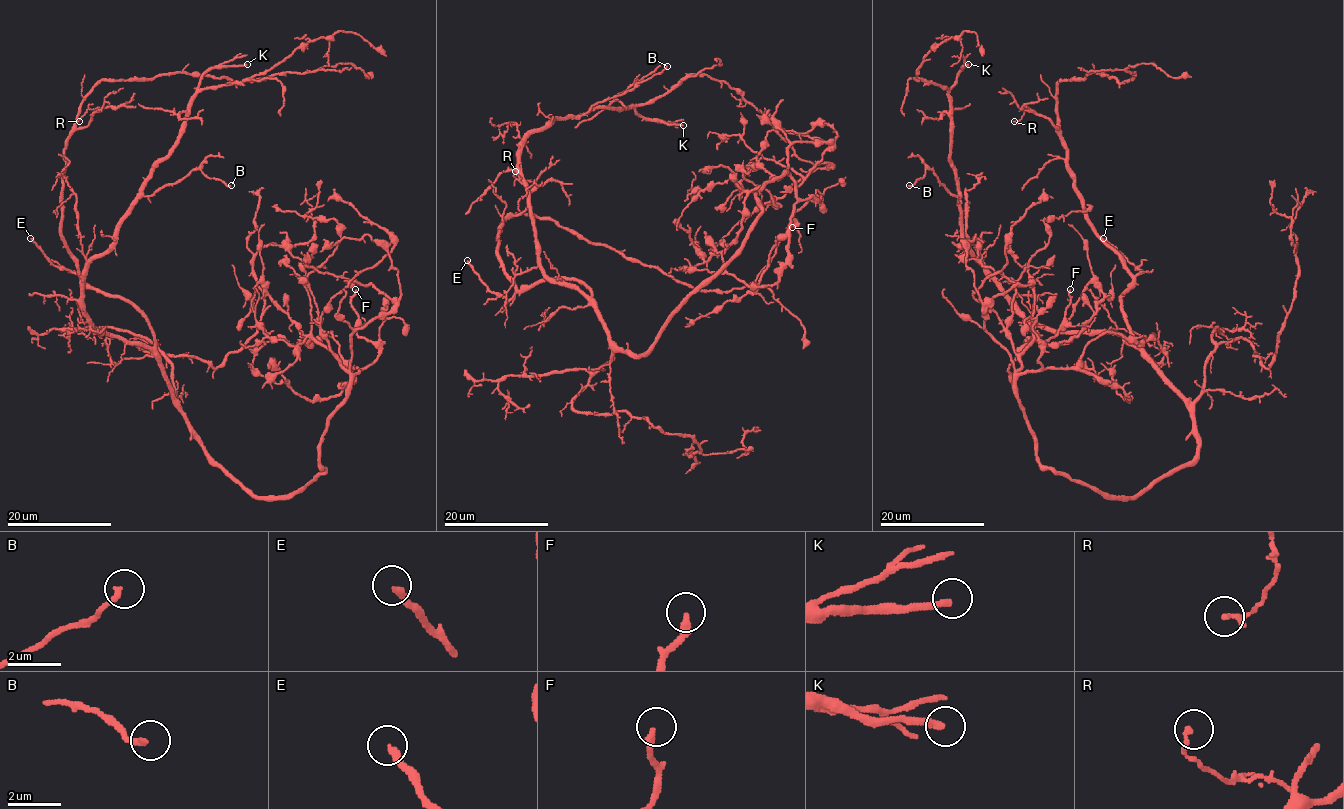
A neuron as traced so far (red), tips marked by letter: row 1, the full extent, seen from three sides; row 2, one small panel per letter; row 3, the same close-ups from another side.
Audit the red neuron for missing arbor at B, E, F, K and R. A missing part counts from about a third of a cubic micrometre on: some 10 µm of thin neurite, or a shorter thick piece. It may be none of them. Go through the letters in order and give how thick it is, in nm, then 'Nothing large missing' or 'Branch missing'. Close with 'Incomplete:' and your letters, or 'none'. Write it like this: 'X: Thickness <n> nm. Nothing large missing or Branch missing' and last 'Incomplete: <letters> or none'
B: Thickness 200 nm. Nothing large missing
E: Thickness 240 nm. Nothing large missing
F: Thickness 280 nm. Branch missing
K: Thickness 240 nm. Branch missing
R: Thickness 190 nm. Nothing large missing
Incomplete: F, K

